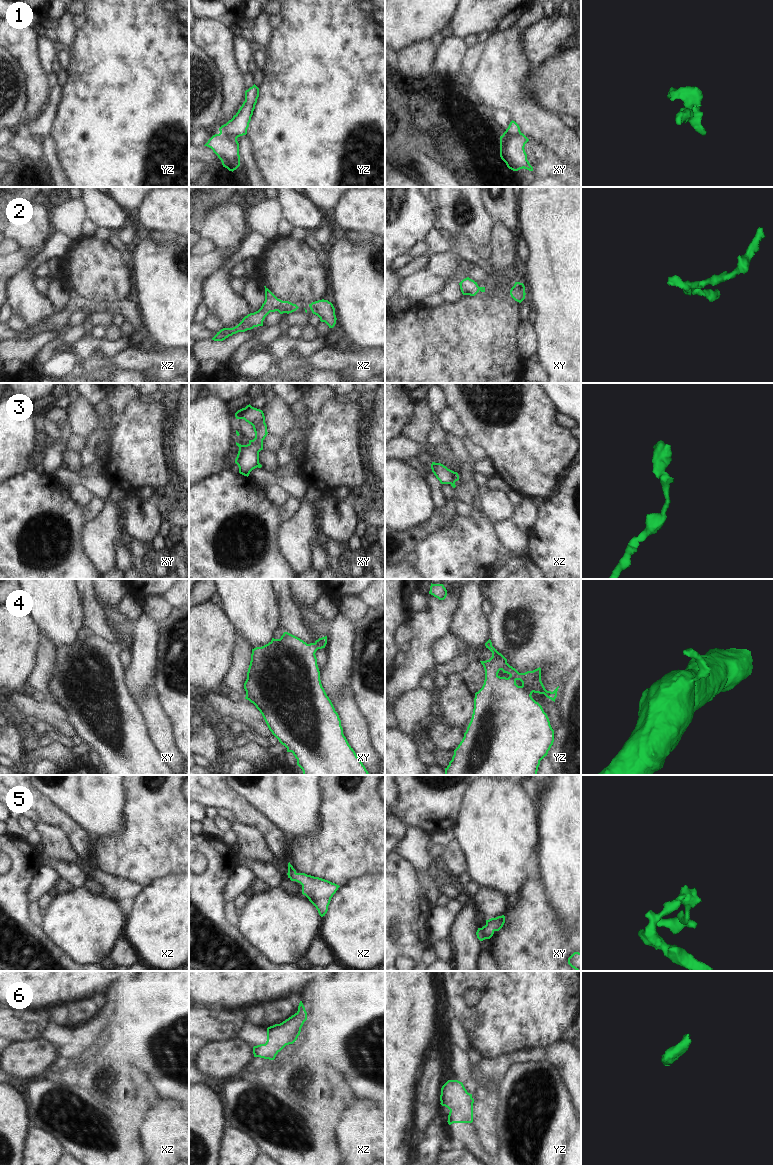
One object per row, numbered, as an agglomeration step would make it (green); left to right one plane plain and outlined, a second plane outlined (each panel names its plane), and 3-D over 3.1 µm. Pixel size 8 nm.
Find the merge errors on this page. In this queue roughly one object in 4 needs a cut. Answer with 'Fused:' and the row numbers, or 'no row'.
Fused: 1, 3

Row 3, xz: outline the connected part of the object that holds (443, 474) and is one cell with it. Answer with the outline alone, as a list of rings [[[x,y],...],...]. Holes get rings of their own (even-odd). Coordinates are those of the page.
[[[432,462],[431,469],[441,484],[450,484],[454,479],[455,472],[441,463]]]

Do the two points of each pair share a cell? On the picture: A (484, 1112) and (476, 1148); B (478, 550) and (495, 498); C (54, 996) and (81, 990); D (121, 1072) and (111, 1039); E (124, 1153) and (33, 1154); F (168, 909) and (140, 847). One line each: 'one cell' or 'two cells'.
A: two cells
B: two cells
C: one cell
D: two cells
E: two cells
F: two cells

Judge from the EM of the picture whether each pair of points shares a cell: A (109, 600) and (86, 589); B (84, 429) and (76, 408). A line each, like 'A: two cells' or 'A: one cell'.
A: two cells
B: one cell

